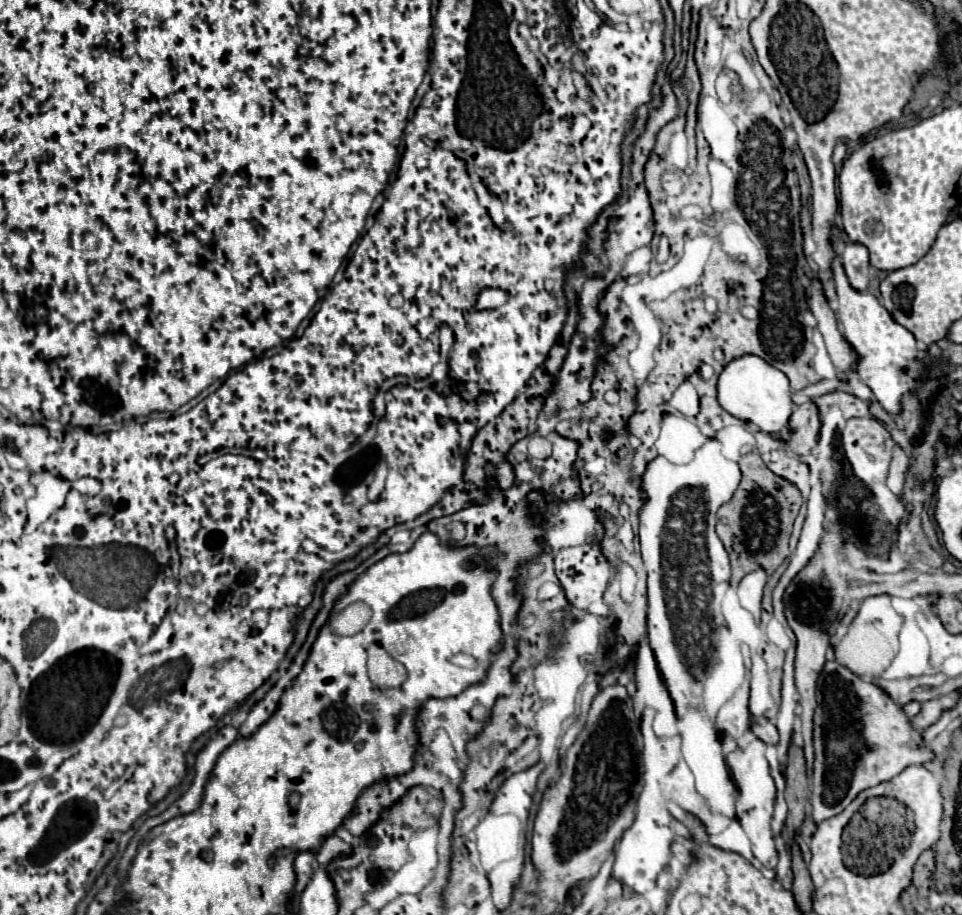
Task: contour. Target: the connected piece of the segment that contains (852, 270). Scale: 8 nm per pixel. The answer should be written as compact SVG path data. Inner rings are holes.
M848 243L842 251L842 267L846 271L846 277L850 285L856 291L866 291L868 289L868 279L870 279L870 263L868 263L868 251L862 245Z

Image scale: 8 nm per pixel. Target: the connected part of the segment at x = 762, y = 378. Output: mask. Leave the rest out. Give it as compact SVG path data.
M756 355L738 357L724 367L718 379L718 403L730 415L742 421L750 421L758 425L764 433L772 435L780 435L780 431L788 427L794 409L790 381L786 379L786 375L776 367L770 367L764 359Z

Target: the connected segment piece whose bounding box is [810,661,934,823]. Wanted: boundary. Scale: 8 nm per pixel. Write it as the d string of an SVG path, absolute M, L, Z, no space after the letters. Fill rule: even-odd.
M828 661L818 679L818 707L814 713L814 765L810 819L822 823L848 807L868 787L892 779L908 765L924 765L934 759L922 731L912 725L904 707L874 683L868 683Z

